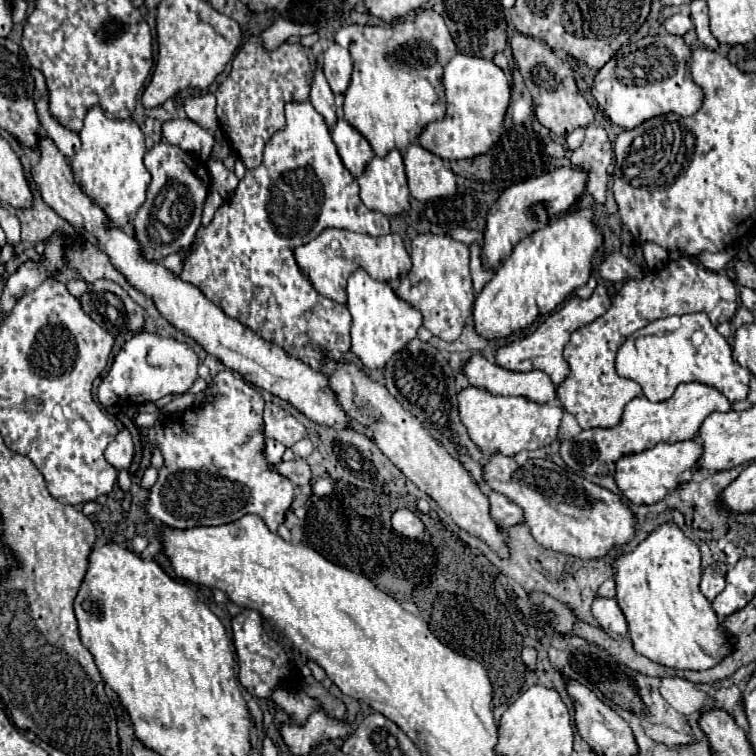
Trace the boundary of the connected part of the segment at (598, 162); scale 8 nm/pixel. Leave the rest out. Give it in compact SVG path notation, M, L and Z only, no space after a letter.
M587 129L585 141L579 149L571 153L571 165L587 173L587 185L585 191L595 197L595 201L605 203L605 191L607 191L607 165L613 159L613 149L609 135L599 129L593 129L593 133Z

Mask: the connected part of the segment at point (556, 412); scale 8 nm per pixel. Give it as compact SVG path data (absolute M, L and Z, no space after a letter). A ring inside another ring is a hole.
M467 387L457 395L457 399L461 423L467 427L471 441L483 453L495 453L495 449L499 449L503 455L513 457L523 449L529 451L551 445L563 417L563 409L555 403L535 403L525 397L501 397L481 387Z

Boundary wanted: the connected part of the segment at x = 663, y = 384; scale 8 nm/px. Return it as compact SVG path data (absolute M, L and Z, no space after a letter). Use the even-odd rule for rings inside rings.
M705 313L663 317L639 329L619 347L615 369L619 377L637 381L649 401L665 401L679 383L699 381L719 389L729 401L737 403L747 397L751 377L749 369L733 361L727 339L711 325Z

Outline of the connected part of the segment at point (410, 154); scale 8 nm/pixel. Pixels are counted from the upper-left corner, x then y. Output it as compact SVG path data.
M411 143L407 147L403 165L411 197L417 201L449 197L455 193L455 175L447 163L417 143Z

